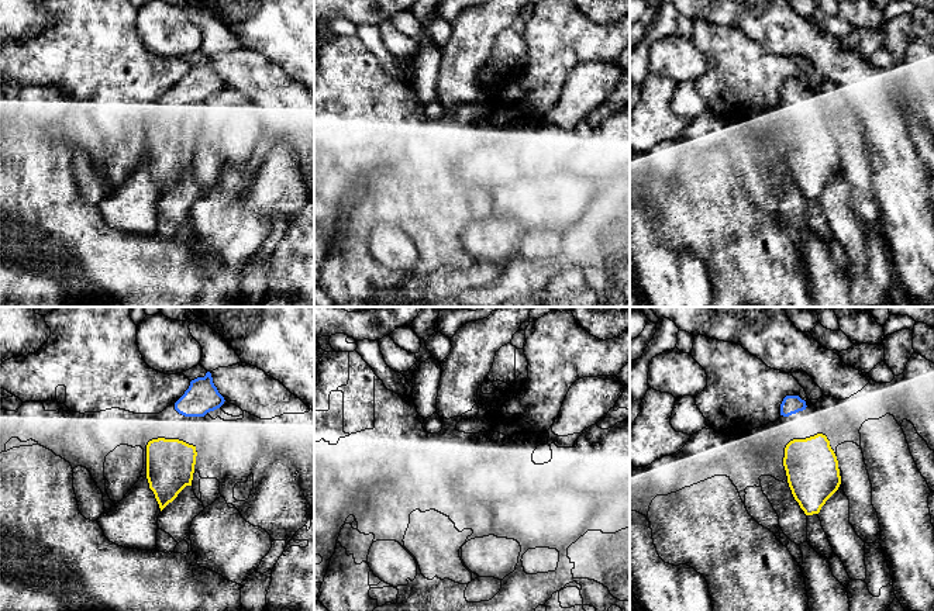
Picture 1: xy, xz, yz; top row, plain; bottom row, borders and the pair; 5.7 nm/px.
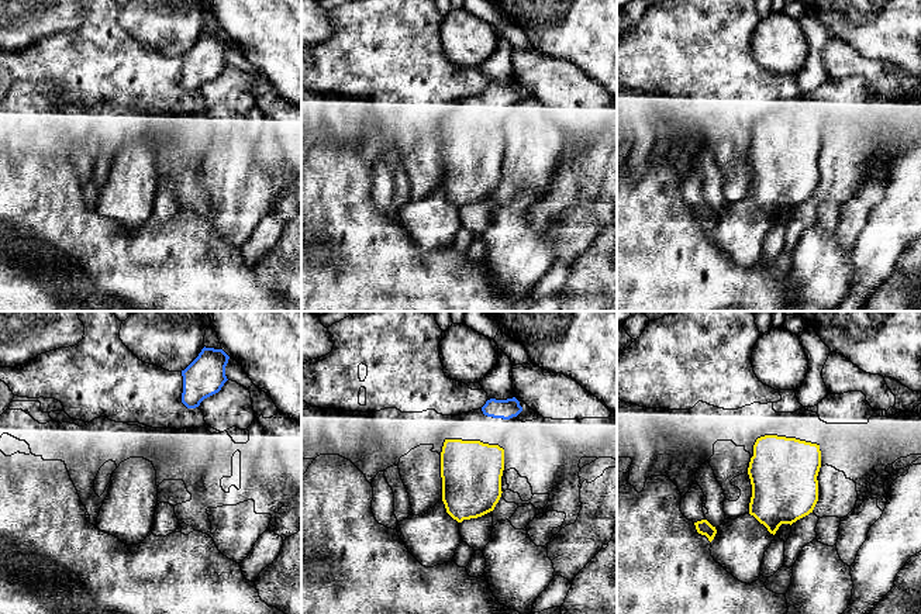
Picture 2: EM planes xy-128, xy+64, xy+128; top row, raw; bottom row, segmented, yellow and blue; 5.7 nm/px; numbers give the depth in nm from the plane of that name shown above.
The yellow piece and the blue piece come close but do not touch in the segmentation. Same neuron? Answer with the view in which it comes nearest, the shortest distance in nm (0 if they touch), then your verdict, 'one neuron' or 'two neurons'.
nearest in yz; 140 nm apart; one neuron

